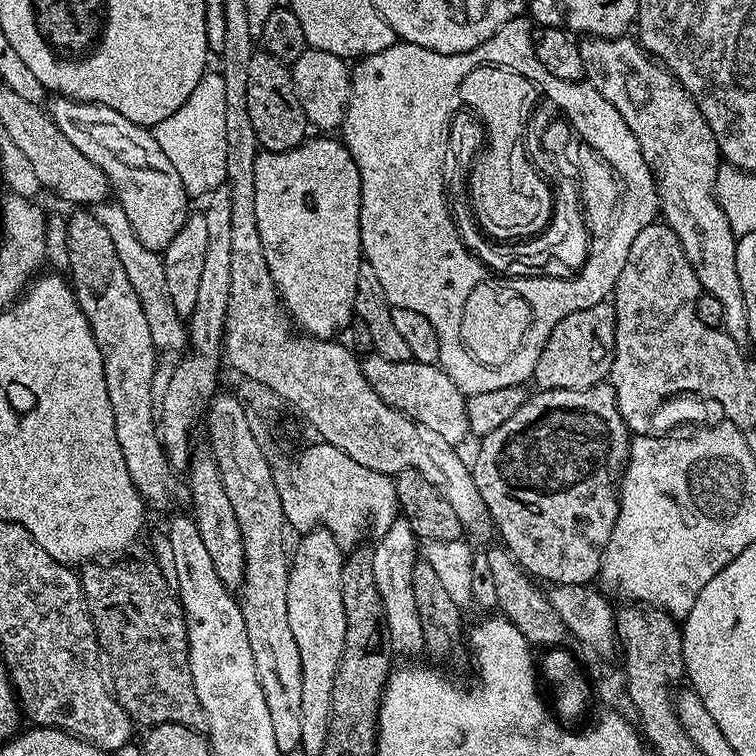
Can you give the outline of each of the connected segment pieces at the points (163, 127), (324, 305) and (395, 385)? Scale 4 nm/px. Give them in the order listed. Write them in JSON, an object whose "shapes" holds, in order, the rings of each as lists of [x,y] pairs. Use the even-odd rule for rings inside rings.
{"shapes":[[[[205,71],[203,78],[190,90],[190,98],[168,118],[155,125],[158,146],[170,160],[189,197],[207,197],[225,183],[226,170],[226,84],[219,71]]],[[[328,134],[317,135],[317,140],[305,139],[304,143],[297,148],[291,148],[285,152],[257,151],[256,159],[253,162],[254,176],[254,218],[258,228],[258,238],[262,244],[268,277],[276,288],[276,295],[283,311],[290,317],[291,323],[301,328],[301,333],[312,338],[332,338],[337,334],[339,328],[344,328],[348,323],[353,323],[354,313],[352,303],[354,302],[354,290],[356,282],[362,272],[362,253],[360,250],[360,180],[356,168],[353,166],[351,156],[339,139],[331,140],[333,137]]],[[[375,354],[362,360],[364,378],[369,386],[392,408],[396,408],[410,420],[416,421],[423,431],[448,446],[460,446],[469,435],[465,421],[465,393],[436,364],[417,364],[415,360],[390,362]]]]}

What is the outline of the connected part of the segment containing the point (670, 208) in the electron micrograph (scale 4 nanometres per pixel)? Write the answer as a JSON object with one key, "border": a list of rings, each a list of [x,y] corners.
{"border":[[[584,38],[579,41],[580,54],[582,56],[582,66],[584,67],[584,80],[592,85],[594,90],[598,90],[598,94],[602,94],[602,98],[606,98],[606,102],[610,102],[610,106],[614,106],[614,110],[618,110],[618,114],[622,114],[622,122],[626,122],[626,126],[630,126],[630,134],[634,134],[634,138],[638,142],[638,146],[642,152],[642,158],[648,163],[648,169],[652,172],[653,179],[656,180],[656,199],[658,201],[658,212],[662,217],[663,223],[668,225],[668,228],[675,234],[680,248],[684,252],[685,259],[688,260],[688,265],[692,267],[694,274],[701,289],[707,295],[718,300],[723,316],[722,328],[727,332],[728,336],[737,342],[748,340],[748,319],[746,318],[746,306],[742,298],[742,286],[738,282],[736,270],[736,241],[738,239],[732,227],[728,224],[728,215],[724,209],[720,207],[719,200],[716,199],[715,186],[716,174],[722,167],[722,157],[720,147],[716,144],[714,134],[710,130],[710,126],[704,121],[704,115],[698,110],[698,106],[693,103],[689,94],[680,83],[673,77],[672,73],[667,68],[661,66],[653,57],[649,56],[635,39],[629,38]]]}

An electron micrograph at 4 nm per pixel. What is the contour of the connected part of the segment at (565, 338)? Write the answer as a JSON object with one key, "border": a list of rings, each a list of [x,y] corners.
{"border":[[[607,303],[595,304],[586,310],[566,314],[558,326],[548,328],[548,337],[532,364],[531,379],[540,390],[591,389],[602,380],[600,363],[606,360],[606,341],[614,331],[614,313]]]}

